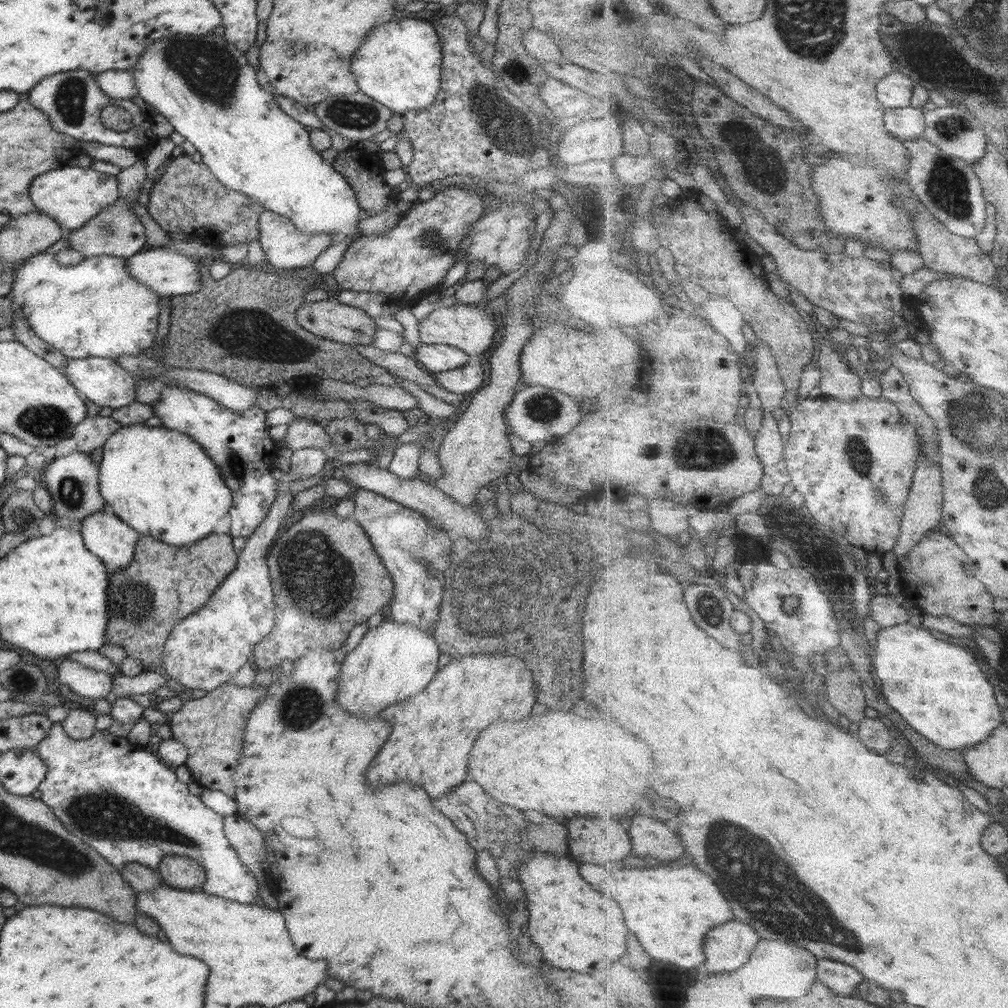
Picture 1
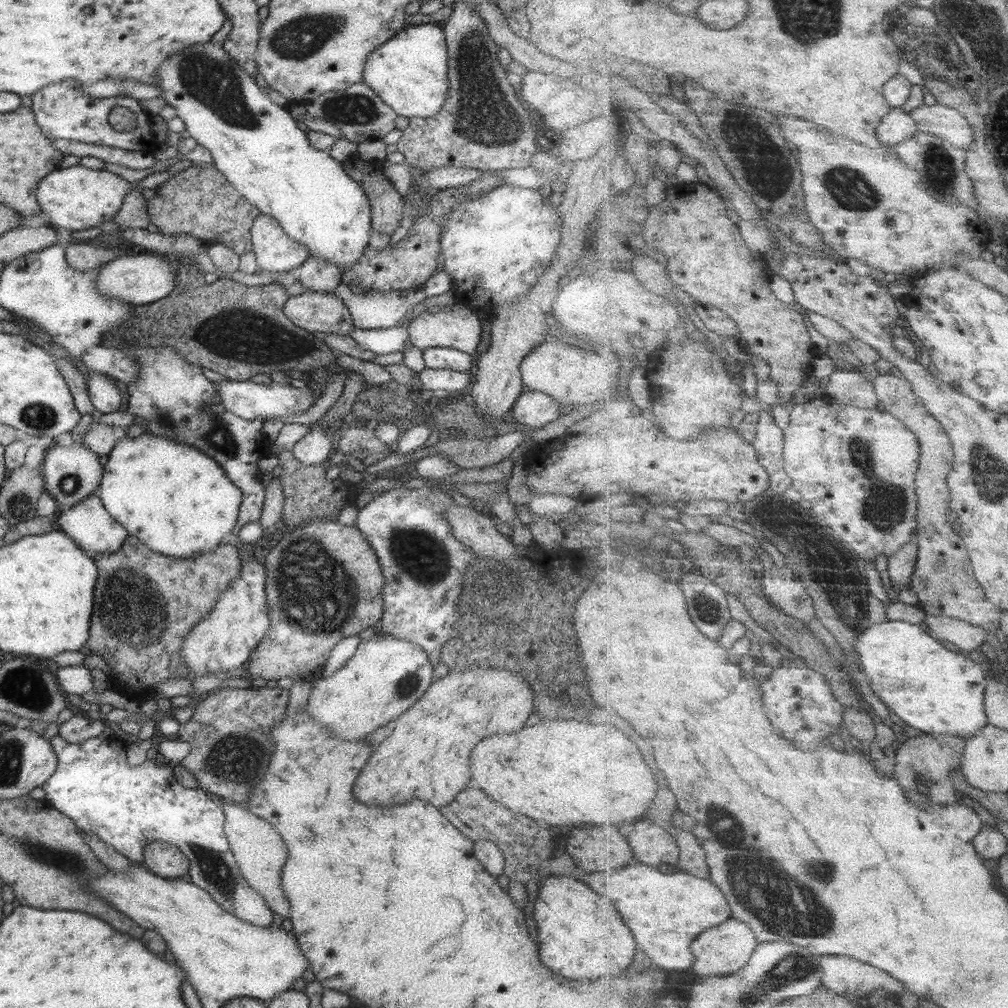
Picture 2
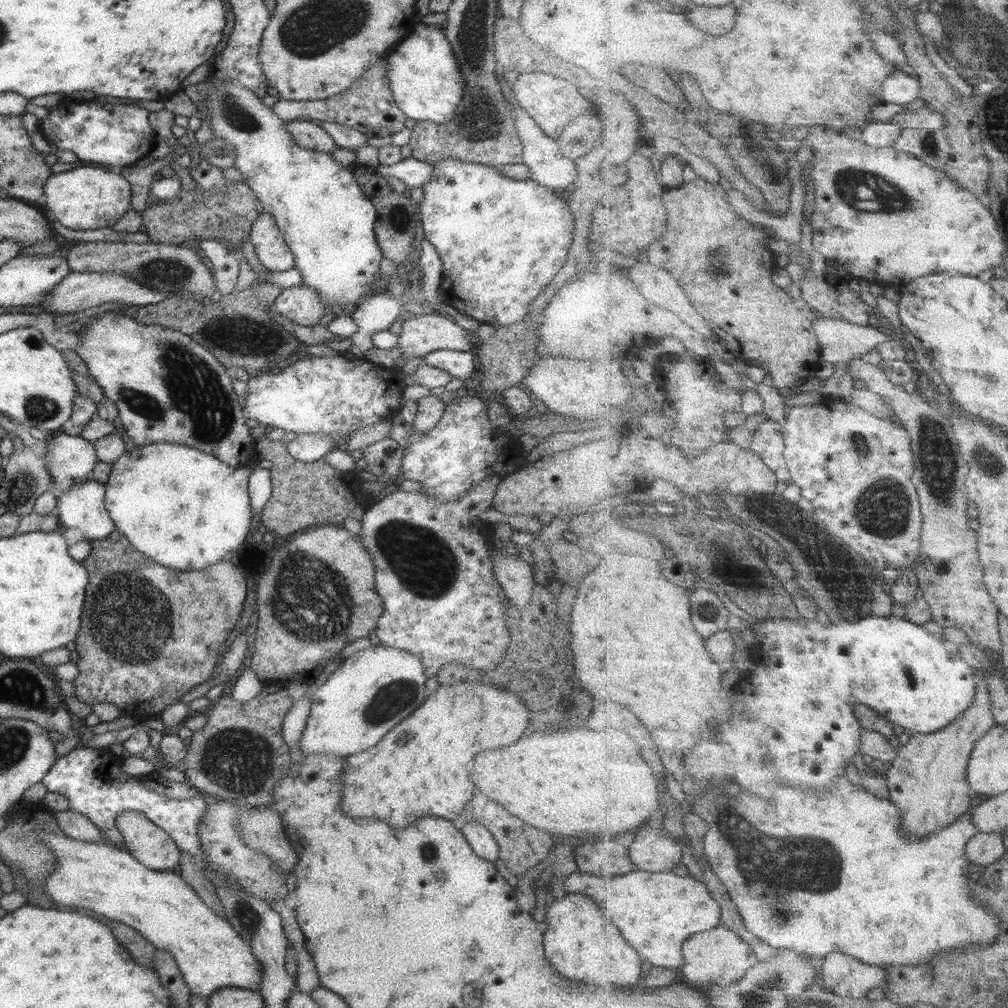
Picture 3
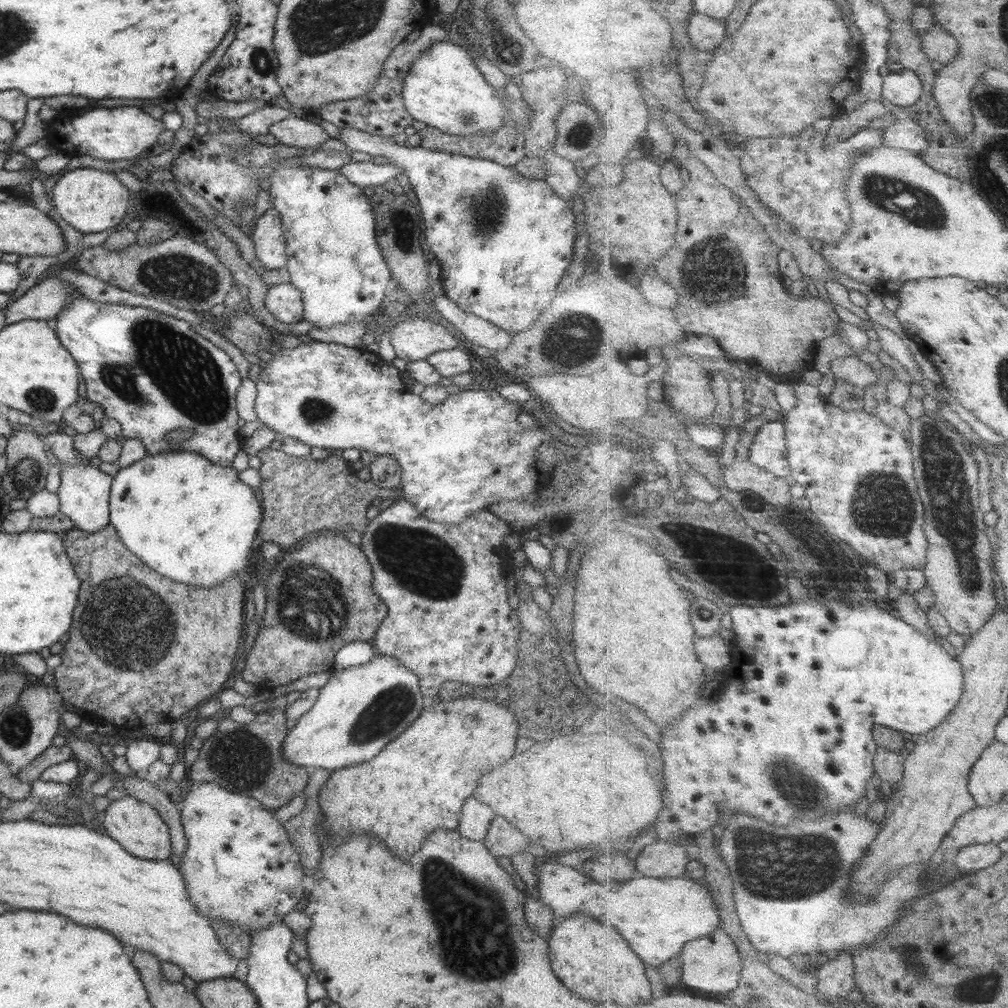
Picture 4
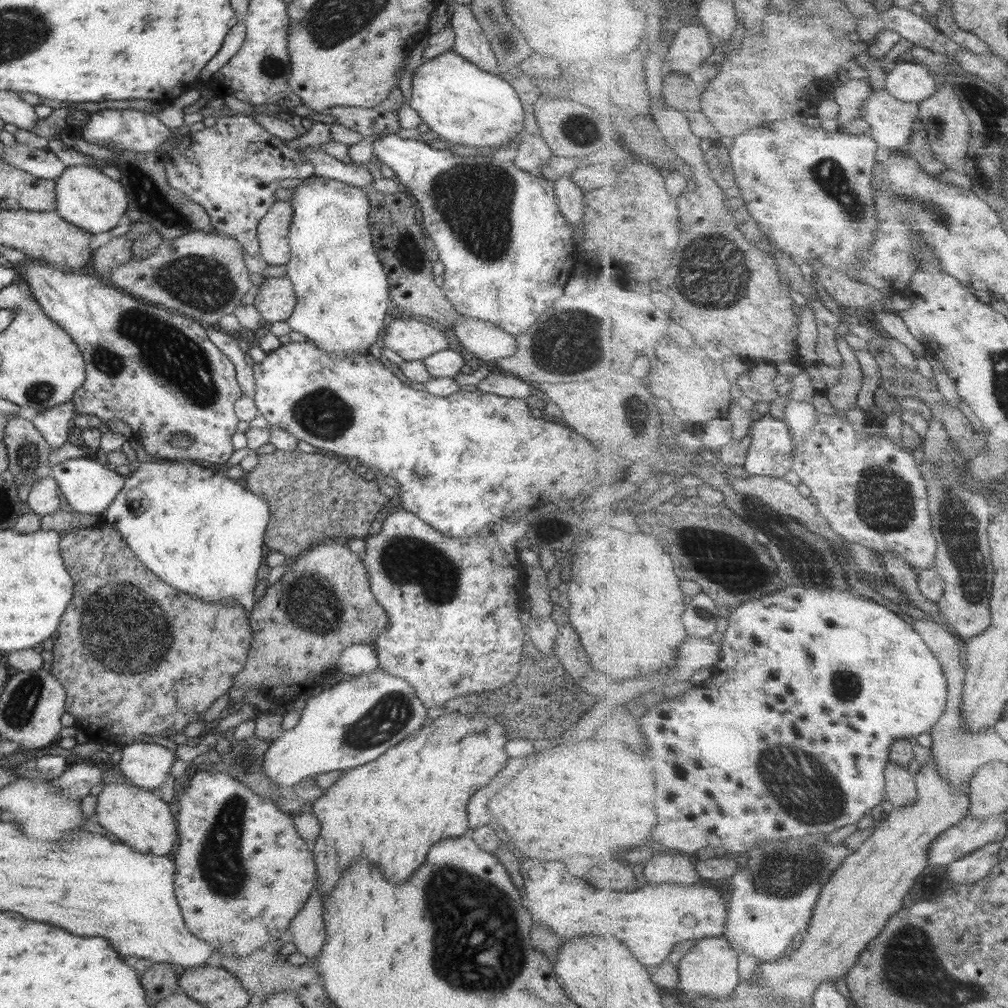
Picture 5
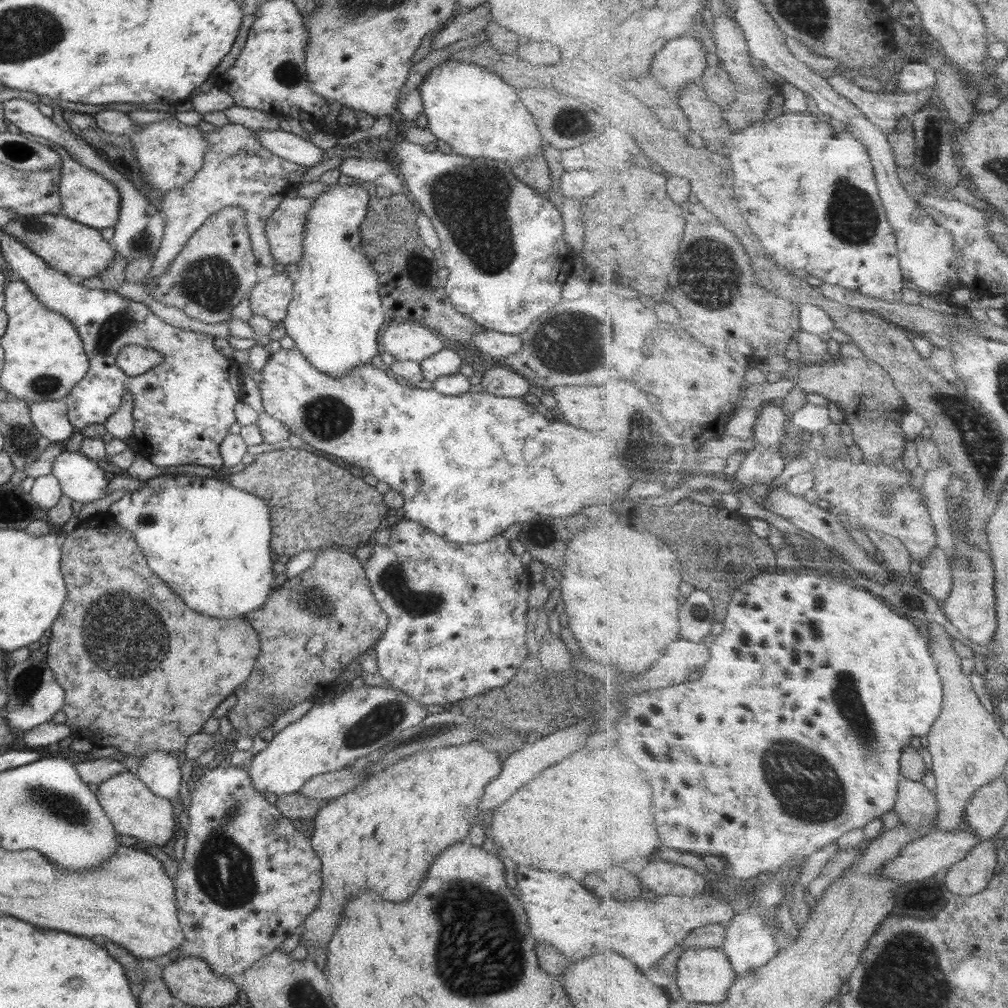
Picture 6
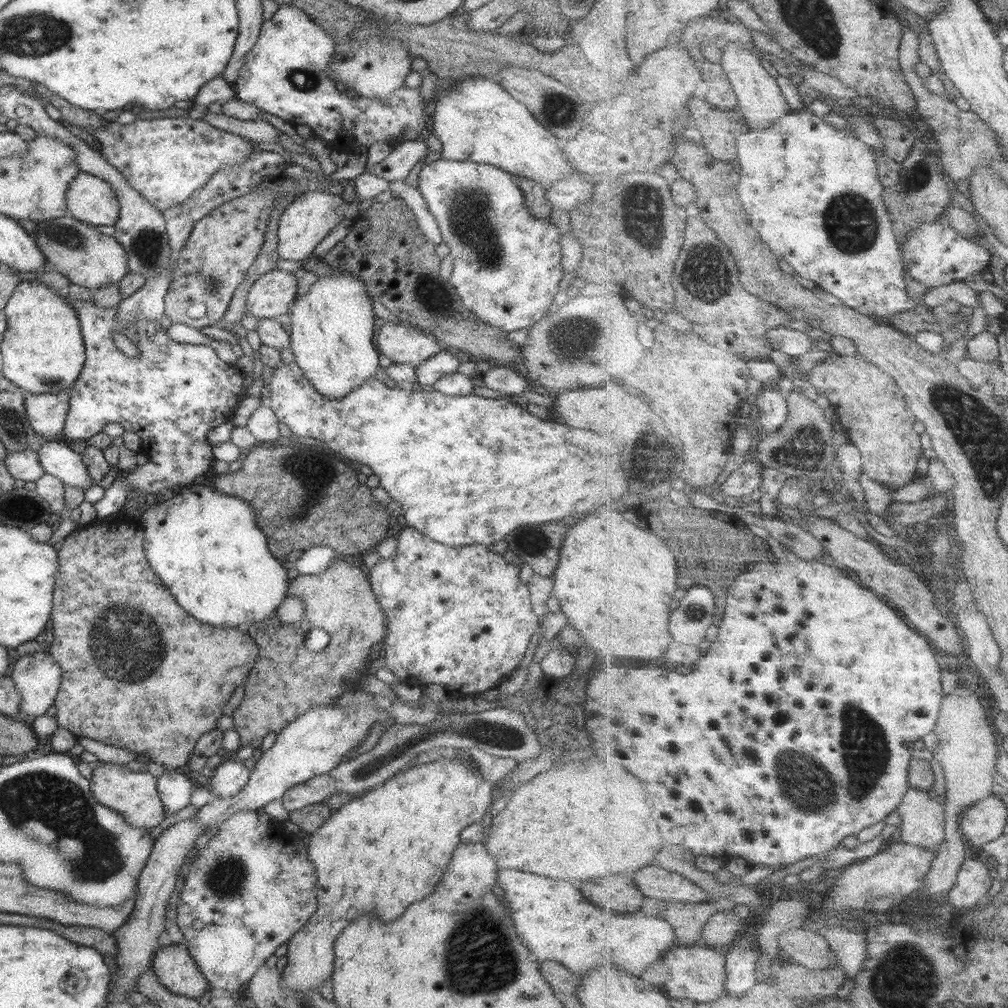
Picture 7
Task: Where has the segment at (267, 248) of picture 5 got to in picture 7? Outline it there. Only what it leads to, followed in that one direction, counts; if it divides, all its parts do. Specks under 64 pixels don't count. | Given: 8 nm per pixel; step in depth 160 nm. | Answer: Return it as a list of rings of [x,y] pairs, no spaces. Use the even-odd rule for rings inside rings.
[[[314,186],[301,193],[285,210],[278,219],[277,255],[283,262],[299,261],[312,254],[314,248],[325,238],[329,231],[338,226],[341,221],[341,207],[345,205],[341,196],[321,192]]]

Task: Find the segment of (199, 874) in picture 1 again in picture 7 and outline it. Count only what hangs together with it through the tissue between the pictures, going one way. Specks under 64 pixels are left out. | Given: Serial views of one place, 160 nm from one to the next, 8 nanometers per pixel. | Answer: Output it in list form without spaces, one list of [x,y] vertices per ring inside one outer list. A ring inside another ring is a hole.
[[[96,761],[88,785],[97,804],[119,813],[127,824],[149,831],[164,818],[165,809],[158,798],[156,778],[145,771],[133,772],[120,764]]]

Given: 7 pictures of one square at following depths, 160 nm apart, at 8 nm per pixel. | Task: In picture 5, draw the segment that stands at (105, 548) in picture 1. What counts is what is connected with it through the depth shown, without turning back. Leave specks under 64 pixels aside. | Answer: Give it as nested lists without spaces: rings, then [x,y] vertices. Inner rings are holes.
[[[86,457],[70,458],[51,467],[50,475],[54,478],[60,493],[67,500],[69,511],[99,516],[121,490],[125,476],[103,468],[93,459]]]

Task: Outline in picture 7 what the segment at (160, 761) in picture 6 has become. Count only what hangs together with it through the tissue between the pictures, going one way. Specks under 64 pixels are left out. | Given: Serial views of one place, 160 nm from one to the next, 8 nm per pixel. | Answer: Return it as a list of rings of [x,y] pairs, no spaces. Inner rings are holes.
[[[165,768],[165,772],[156,778],[158,798],[165,809],[164,816],[177,813],[189,805],[195,783],[194,778],[184,769]]]

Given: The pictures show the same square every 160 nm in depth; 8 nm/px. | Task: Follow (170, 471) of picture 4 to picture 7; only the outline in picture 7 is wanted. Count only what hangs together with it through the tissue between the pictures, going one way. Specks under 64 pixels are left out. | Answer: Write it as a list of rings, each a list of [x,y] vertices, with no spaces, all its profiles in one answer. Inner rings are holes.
[[[193,486],[193,488],[180,489],[175,491],[175,497],[168,497],[167,500],[159,497],[159,504],[149,504],[150,506],[143,511],[141,520],[137,520],[139,526],[144,532],[143,546],[145,546],[145,556],[153,572],[161,578],[162,583],[169,588],[171,596],[175,602],[195,620],[209,624],[209,626],[245,626],[249,628],[251,623],[261,622],[274,614],[277,605],[286,597],[289,579],[287,578],[286,569],[282,566],[282,560],[274,557],[268,549],[266,538],[263,533],[256,527],[252,508],[243,502],[240,498],[227,496],[215,490],[211,491],[209,487]]]

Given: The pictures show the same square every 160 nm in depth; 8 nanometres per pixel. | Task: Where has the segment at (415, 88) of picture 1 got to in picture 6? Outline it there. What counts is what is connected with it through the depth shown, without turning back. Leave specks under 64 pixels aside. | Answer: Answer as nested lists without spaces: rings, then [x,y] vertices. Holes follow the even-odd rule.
[[[457,60],[444,61],[437,65],[435,68],[432,68],[426,78],[418,86],[419,94],[421,95],[422,100],[422,112],[427,117],[426,127],[429,129],[429,132],[436,136],[437,139],[445,144],[449,144],[453,153],[459,156],[464,156],[465,158],[490,158],[491,160],[503,161],[509,165],[513,165],[516,162],[524,162],[528,158],[533,158],[538,156],[542,152],[541,144],[543,138],[538,131],[537,125],[534,123],[533,117],[529,114],[529,111],[519,102],[517,95],[513,87],[505,84],[495,73],[481,68],[475,64],[460,62]]]

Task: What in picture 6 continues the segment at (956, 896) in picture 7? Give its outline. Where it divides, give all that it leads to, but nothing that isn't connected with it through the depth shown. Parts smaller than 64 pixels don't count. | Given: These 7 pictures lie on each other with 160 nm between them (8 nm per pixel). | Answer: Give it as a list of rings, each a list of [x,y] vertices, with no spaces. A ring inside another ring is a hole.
[[[994,838],[982,840],[963,860],[949,866],[943,873],[947,890],[958,896],[983,892],[997,868],[997,842]]]

